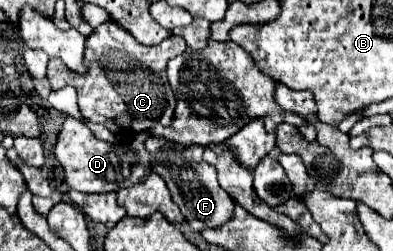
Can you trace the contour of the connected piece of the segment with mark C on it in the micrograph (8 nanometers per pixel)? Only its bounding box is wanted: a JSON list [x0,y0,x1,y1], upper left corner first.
[48,21,186,137]

